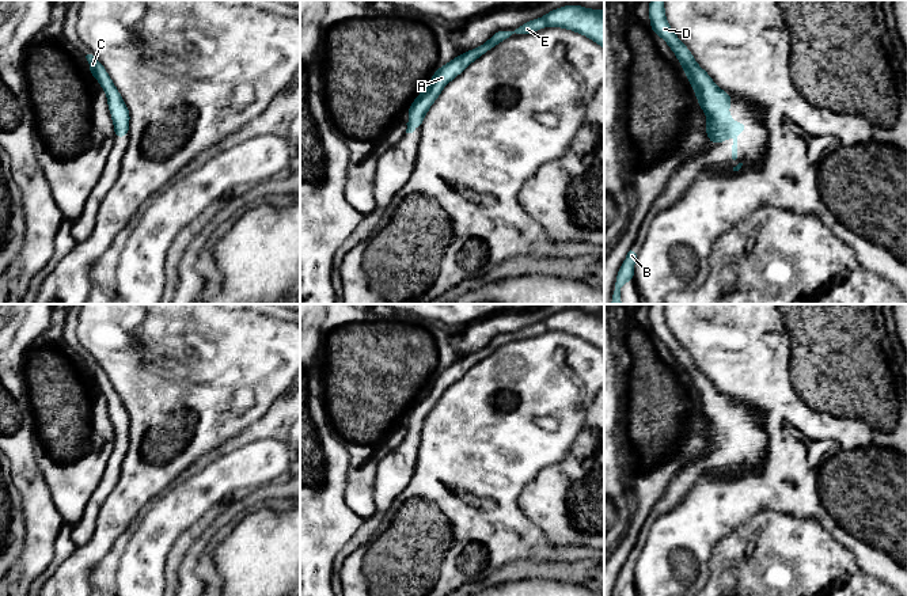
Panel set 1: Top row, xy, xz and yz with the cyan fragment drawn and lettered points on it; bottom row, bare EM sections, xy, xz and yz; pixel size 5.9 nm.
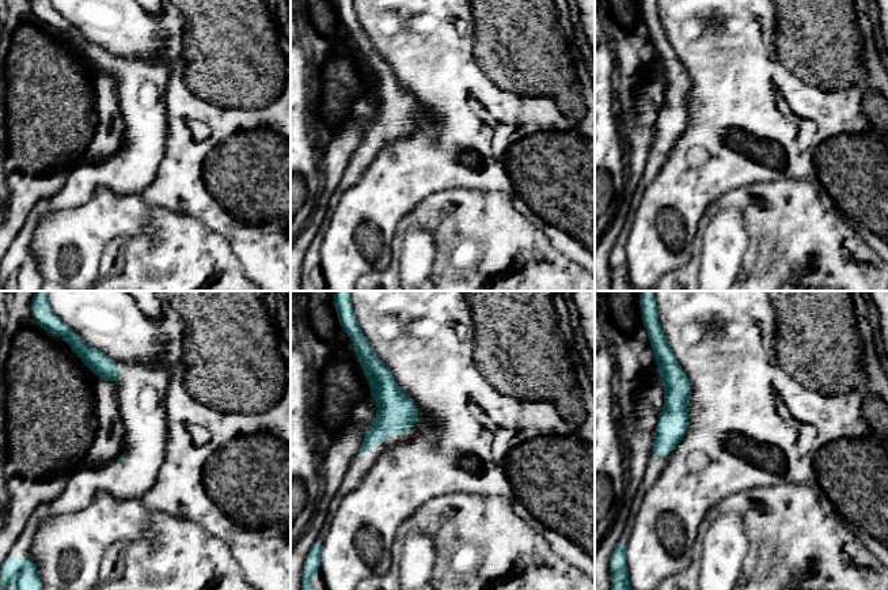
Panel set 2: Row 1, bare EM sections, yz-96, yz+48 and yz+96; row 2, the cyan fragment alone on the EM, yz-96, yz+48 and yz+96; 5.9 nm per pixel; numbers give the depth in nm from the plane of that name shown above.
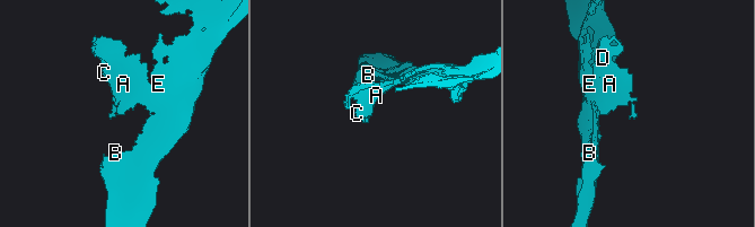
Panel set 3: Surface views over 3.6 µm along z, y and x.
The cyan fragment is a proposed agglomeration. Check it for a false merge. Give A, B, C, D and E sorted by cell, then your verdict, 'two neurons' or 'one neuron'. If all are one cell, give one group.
groups A B C D E; one neuron

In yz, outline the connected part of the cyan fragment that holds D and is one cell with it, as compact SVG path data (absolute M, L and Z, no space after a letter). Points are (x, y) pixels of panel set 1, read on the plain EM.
M664 304L649 305L650 335L663 342L669 353L676 358L678 367L683 369L683 376L694 392L698 410L707 421L705 434L709 448L724 448L726 439L733 443L732 463L737 463L737 439L745 437L745 426L733 426L728 411L735 405L726 395L718 392L710 379L701 372L690 353L678 342L667 326Z

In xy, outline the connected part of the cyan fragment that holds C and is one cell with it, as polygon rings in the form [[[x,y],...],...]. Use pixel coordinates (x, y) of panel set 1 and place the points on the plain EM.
[[[92,358],[86,360],[92,383],[98,383],[100,392],[107,401],[107,410],[113,422],[114,440],[119,445],[121,441],[129,441],[130,415],[126,411],[122,399],[117,394],[103,368]]]

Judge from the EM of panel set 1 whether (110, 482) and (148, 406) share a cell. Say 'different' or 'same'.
different

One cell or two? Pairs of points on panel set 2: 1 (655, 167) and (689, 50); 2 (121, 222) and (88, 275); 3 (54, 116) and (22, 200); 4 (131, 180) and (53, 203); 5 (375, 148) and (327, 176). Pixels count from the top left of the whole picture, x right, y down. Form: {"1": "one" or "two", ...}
{"1": "two", "2": "one", "3": "one", "4": "one", "5": "two"}

